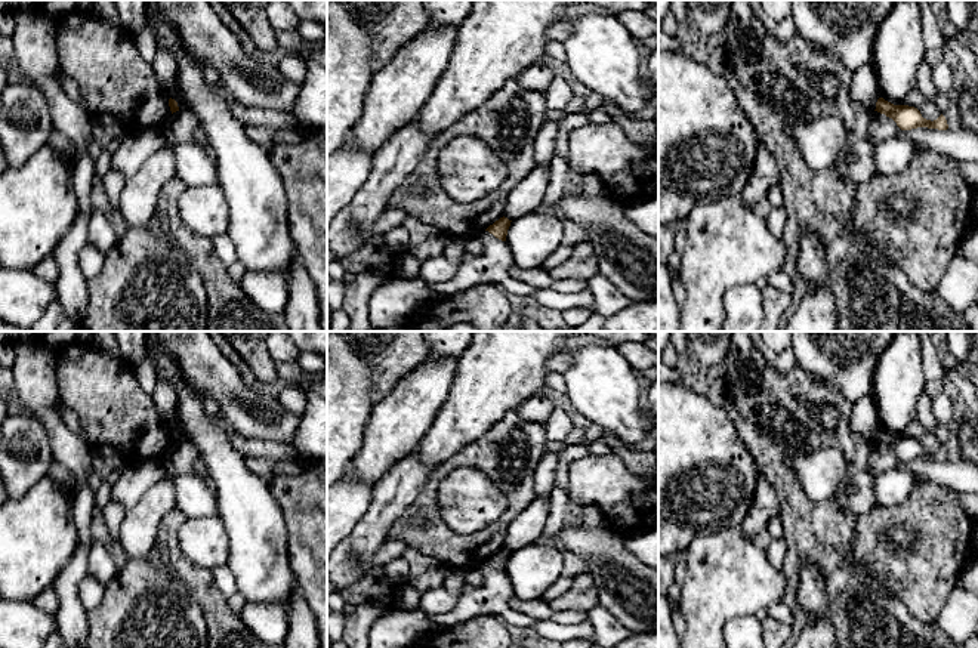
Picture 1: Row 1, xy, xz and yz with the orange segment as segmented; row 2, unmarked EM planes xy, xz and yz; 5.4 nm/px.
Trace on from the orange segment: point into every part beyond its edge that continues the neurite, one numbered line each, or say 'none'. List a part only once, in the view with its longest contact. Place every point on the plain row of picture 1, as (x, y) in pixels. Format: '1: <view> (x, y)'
none

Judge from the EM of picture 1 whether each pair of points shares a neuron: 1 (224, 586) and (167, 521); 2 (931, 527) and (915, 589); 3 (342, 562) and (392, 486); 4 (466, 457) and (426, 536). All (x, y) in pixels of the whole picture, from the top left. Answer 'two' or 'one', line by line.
1: two
2: one
3: one
4: one

